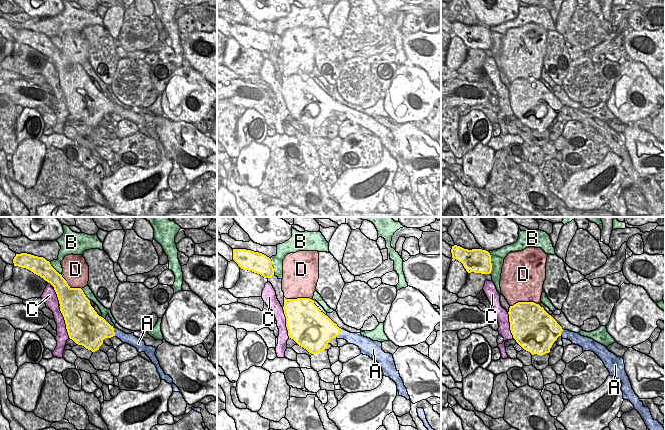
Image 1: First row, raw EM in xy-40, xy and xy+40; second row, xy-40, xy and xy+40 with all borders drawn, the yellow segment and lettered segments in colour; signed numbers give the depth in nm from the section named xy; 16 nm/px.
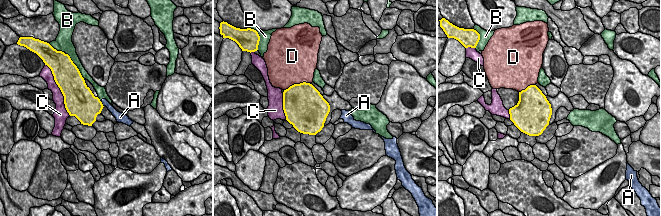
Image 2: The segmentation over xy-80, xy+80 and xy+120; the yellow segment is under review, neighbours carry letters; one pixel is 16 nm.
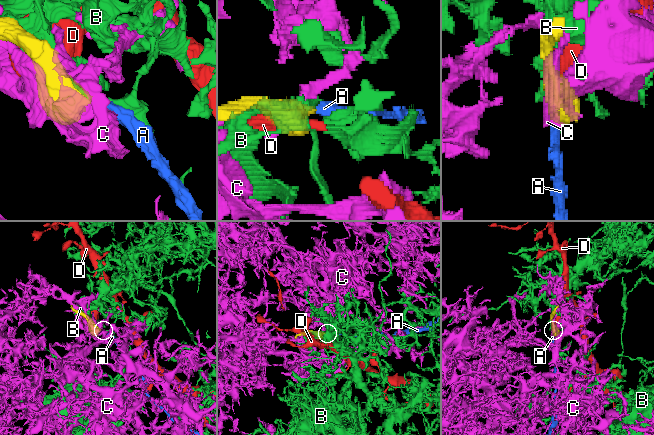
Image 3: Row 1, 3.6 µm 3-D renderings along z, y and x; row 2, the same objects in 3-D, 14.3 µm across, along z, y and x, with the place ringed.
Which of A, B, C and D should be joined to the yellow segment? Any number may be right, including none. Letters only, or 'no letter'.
A.

